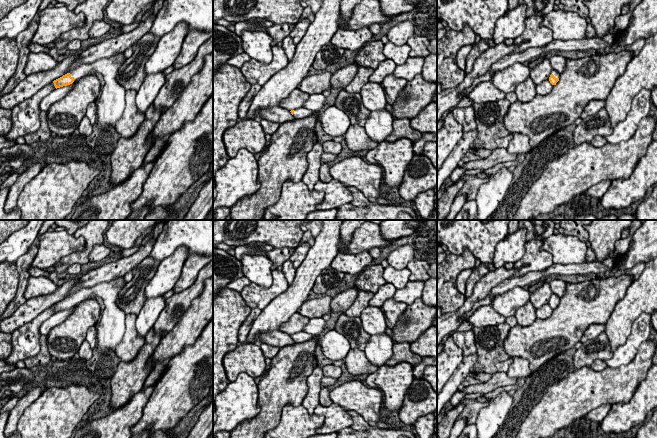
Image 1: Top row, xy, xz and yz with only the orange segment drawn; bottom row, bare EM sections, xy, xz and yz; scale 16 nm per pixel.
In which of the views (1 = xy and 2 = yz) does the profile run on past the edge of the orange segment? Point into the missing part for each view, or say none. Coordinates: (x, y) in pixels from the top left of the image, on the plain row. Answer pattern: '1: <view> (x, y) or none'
1: xy (111, 328)
2: yz (555, 297)

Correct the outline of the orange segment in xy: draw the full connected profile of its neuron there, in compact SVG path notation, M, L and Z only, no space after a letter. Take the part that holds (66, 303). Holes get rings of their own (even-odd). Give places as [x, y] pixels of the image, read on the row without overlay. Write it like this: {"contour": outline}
{"contour": "M124 277L110 282L99 283L90 288L83 288L53 305L55 312L72 308L87 297L100 297L105 305L101 320L97 326L96 345L103 352L115 351L125 333L126 313L118 307L116 300L125 286Z"}

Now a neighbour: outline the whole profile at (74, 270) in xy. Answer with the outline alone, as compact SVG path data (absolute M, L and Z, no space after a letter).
M74 263L67 268L67 272L71 277L77 277L83 272L83 266L78 263Z

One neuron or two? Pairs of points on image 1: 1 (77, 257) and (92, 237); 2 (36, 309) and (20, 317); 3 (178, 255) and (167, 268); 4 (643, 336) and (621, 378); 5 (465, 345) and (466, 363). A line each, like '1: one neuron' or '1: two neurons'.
1: one neuron
2: one neuron
3: one neuron
4: two neurons
5: two neurons

